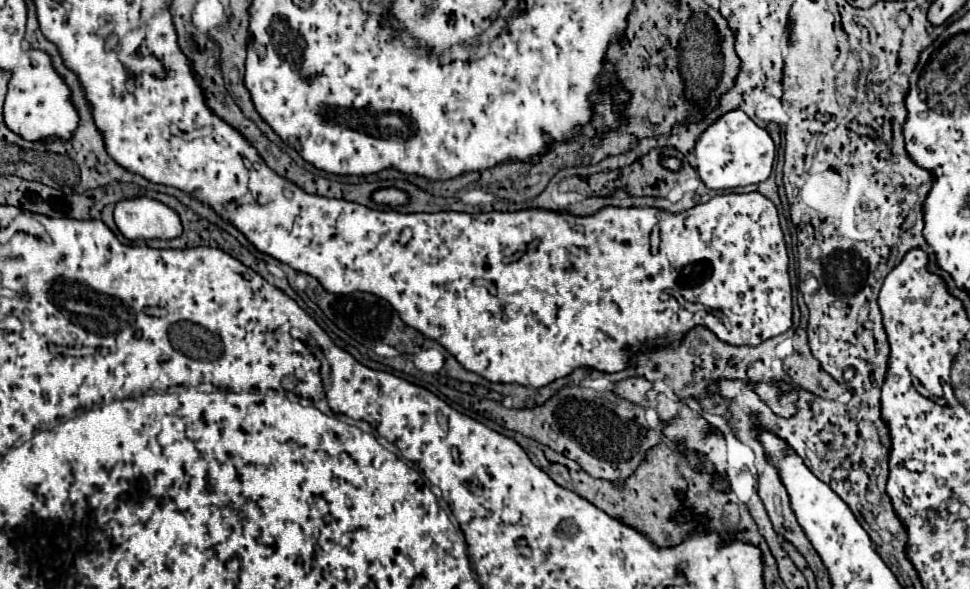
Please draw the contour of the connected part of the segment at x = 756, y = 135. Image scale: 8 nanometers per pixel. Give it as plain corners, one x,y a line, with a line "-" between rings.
738,108
716,118
702,132
696,140
694,152
698,160
696,170
710,190
730,190
738,186
764,182
770,176
776,158
776,148
770,134

